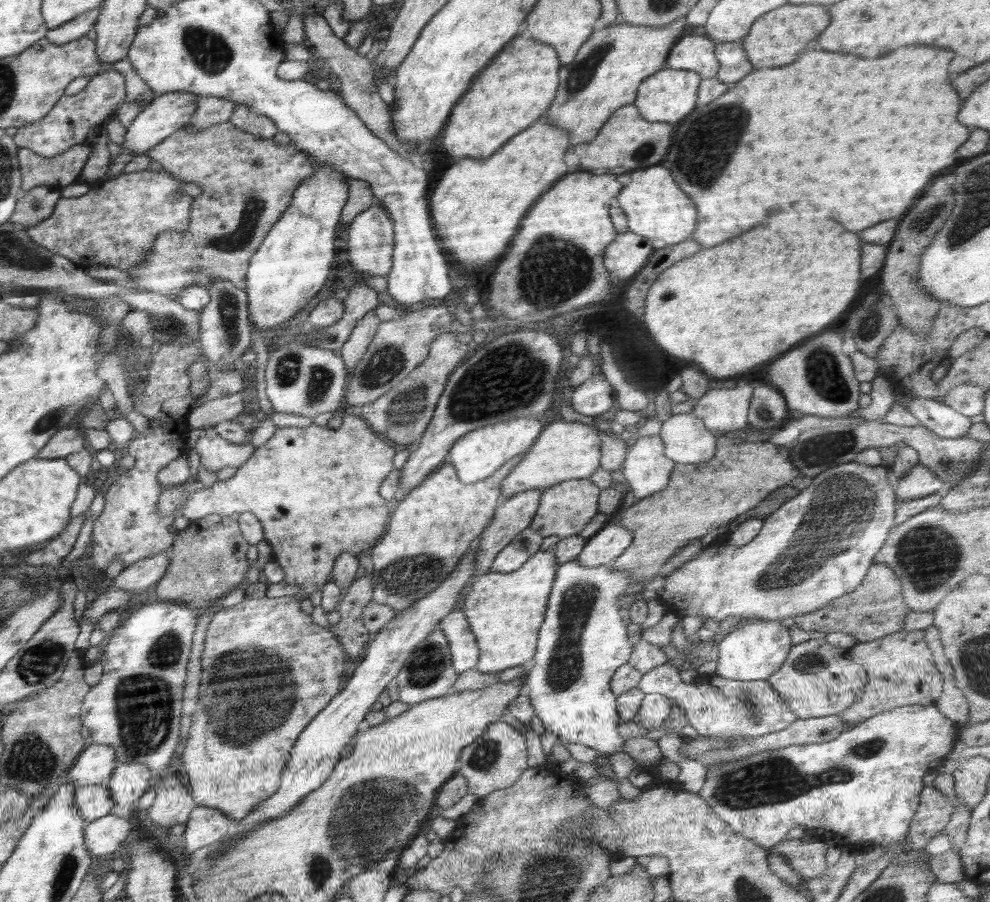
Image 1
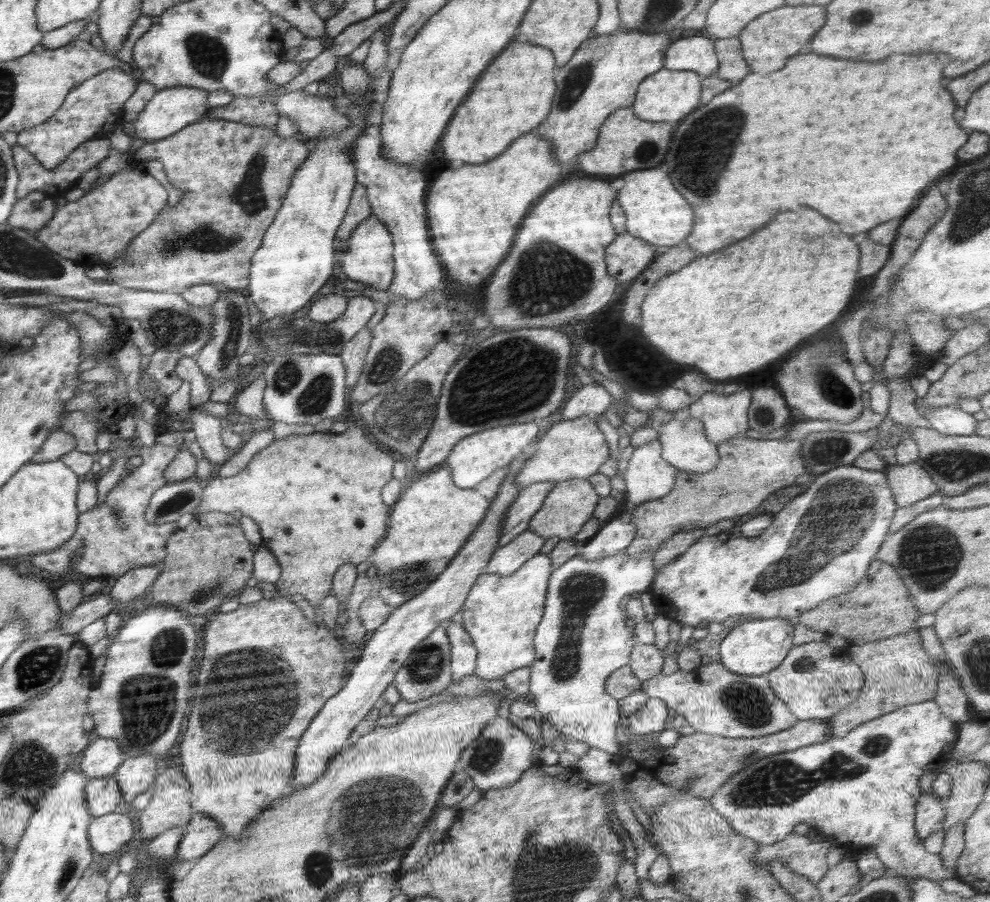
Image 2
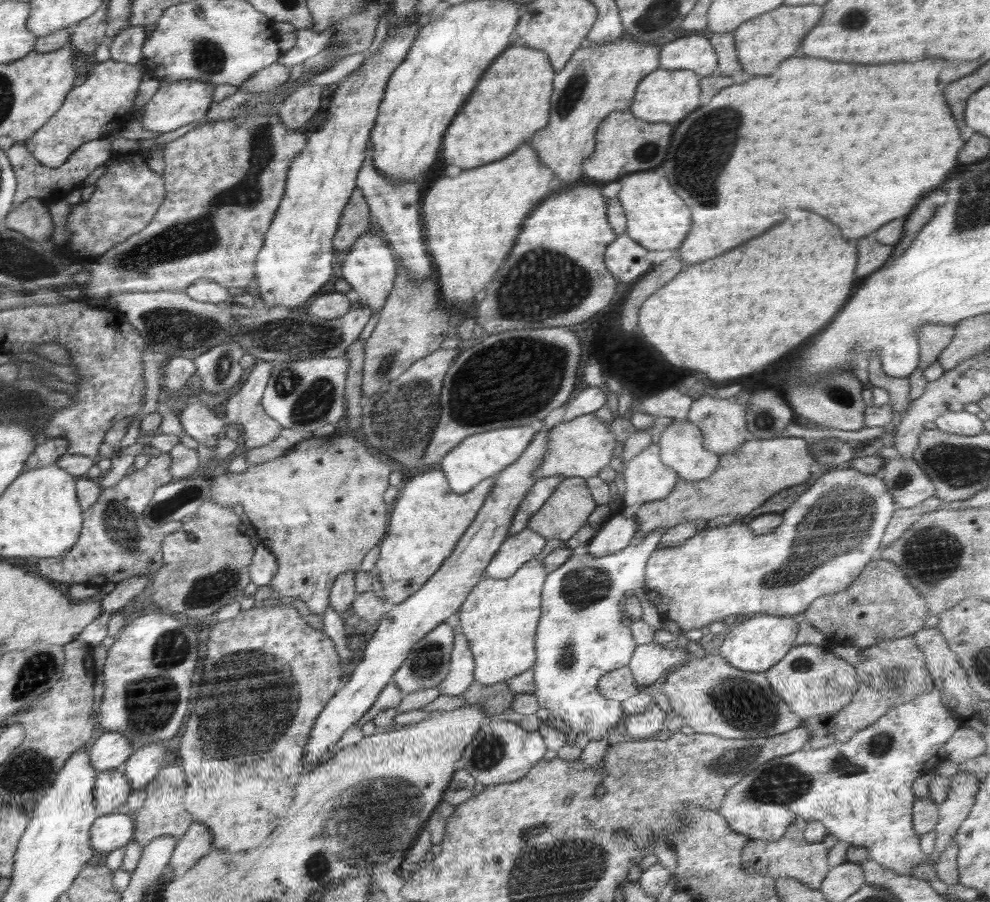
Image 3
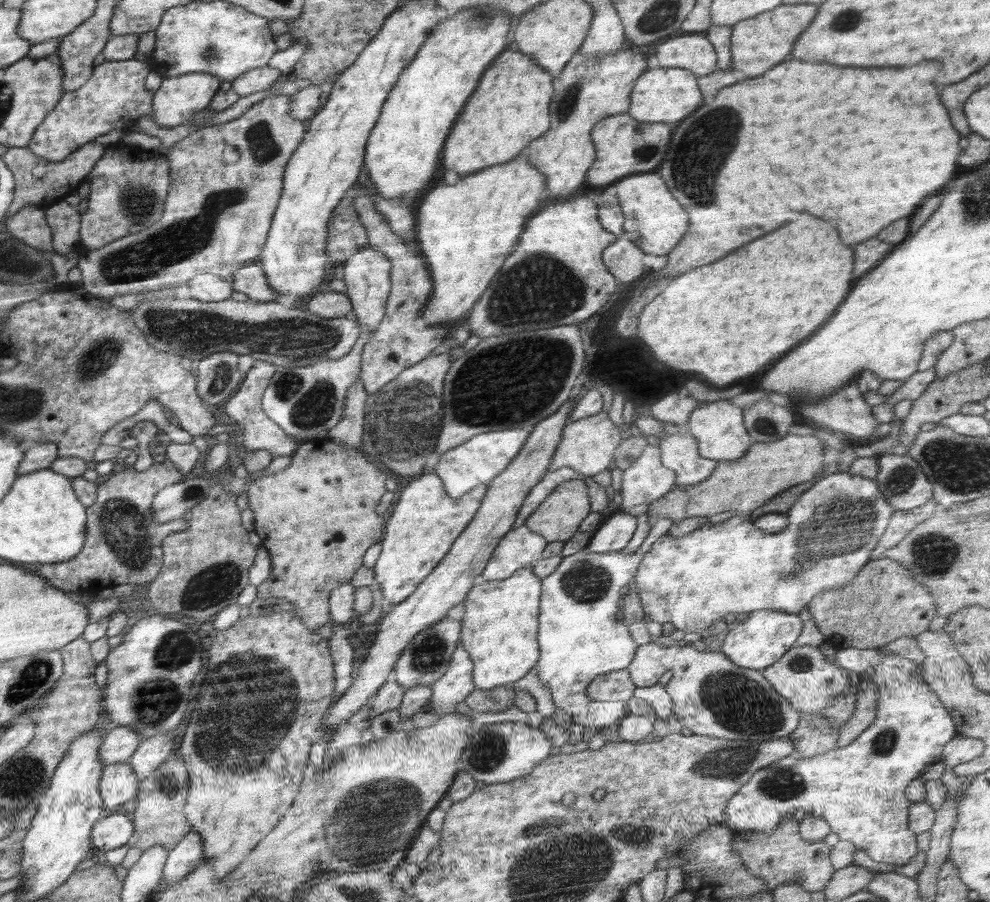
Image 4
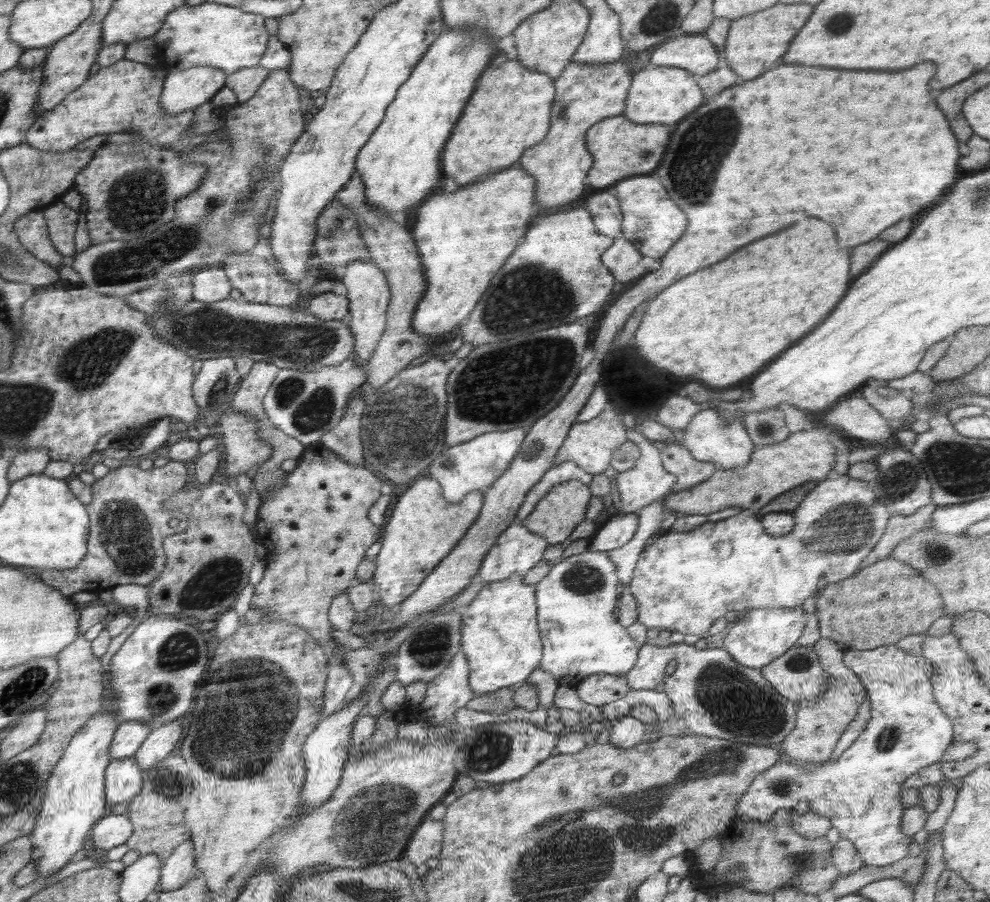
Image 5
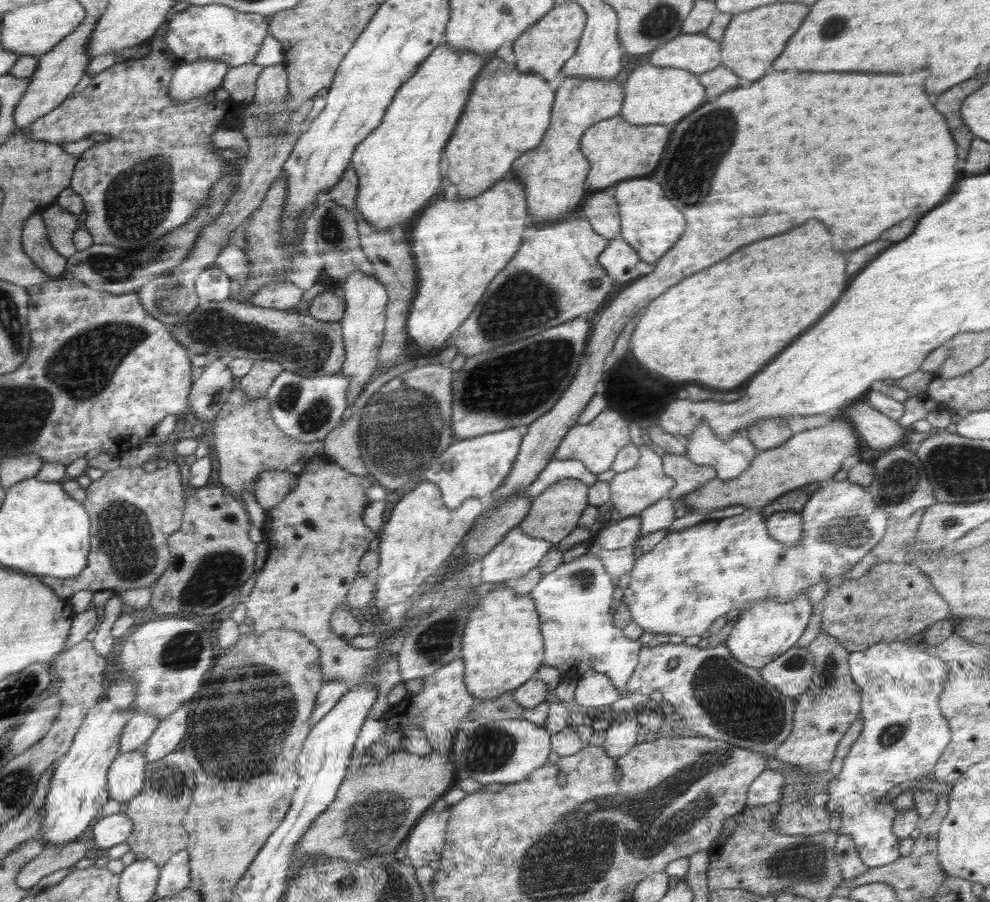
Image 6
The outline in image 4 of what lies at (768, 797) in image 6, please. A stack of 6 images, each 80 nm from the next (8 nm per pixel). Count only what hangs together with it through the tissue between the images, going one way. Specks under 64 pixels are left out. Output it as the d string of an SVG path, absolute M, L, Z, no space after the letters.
M853 647L839 648L836 660L844 669L869 674L877 688L875 719L844 748L835 748L812 758L790 755L757 770L727 802L726 825L736 832L751 830L770 834L784 815L801 809L808 815L826 820L840 841L852 842L875 862L902 866L919 851L917 835L908 828L911 805L905 802L903 791L926 765L936 762L941 756L944 745L955 737L956 726L913 660L880 649Z

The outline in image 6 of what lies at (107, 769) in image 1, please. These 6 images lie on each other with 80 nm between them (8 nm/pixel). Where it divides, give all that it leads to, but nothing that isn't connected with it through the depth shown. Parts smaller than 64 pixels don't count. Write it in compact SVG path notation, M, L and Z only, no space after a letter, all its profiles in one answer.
M134 712L125 726L119 743L119 754L140 749L159 725L159 718L148 712Z

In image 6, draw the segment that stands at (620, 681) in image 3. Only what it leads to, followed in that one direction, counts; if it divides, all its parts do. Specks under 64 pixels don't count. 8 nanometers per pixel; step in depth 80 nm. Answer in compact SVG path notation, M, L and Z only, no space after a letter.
M586 671L577 682L574 700L580 709L596 709L601 706L609 708L619 698L621 694L618 694L609 675Z

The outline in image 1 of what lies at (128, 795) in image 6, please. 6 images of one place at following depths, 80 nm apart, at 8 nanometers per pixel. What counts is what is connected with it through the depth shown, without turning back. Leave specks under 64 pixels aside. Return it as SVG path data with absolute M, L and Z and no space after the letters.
M104 784L82 785L75 793L75 807L81 817L88 822L106 816L113 810L111 794Z

